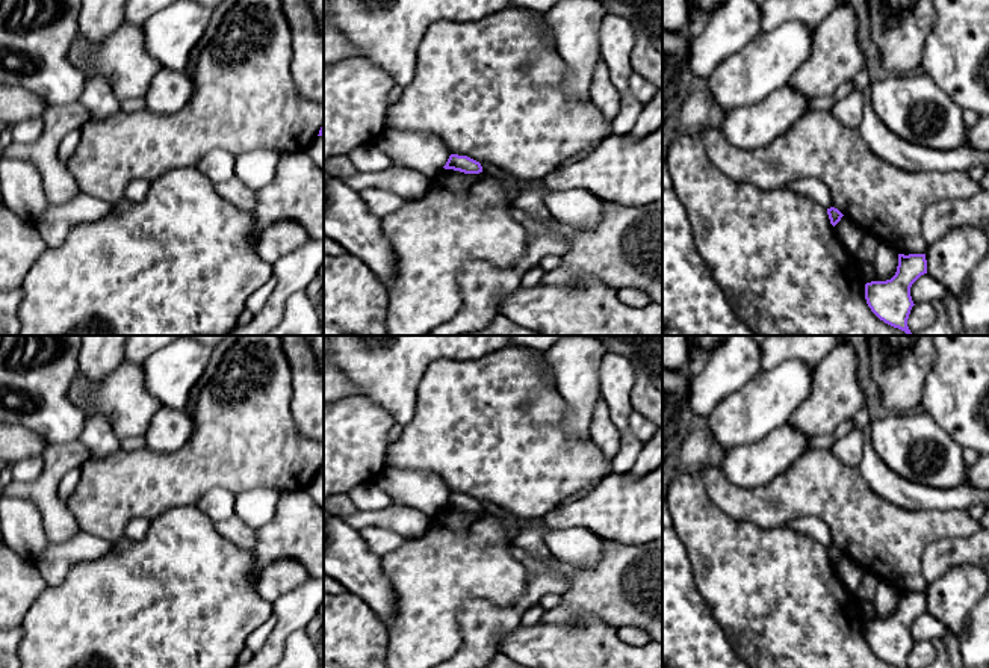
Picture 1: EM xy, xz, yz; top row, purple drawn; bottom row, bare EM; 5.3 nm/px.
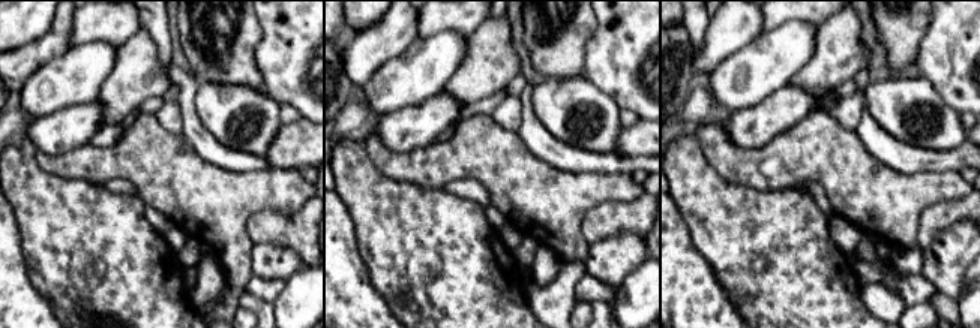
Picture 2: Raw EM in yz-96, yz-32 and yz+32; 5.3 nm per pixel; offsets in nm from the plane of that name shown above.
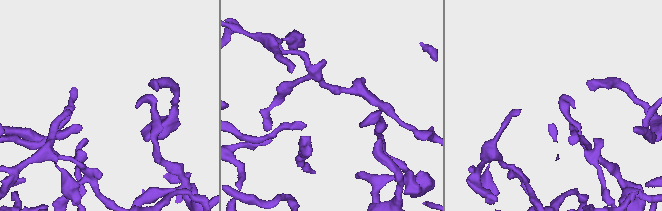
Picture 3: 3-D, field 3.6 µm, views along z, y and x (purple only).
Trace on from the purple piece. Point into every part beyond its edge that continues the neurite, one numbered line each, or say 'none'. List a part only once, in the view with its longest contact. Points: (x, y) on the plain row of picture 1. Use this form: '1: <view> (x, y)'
none

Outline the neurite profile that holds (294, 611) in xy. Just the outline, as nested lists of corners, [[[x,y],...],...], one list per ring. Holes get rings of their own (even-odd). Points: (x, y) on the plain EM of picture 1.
[[[310,577],[298,588],[281,595],[274,603],[277,623],[265,645],[246,663],[233,668],[272,668],[284,653],[284,644],[292,632],[305,629],[324,603],[324,579]]]

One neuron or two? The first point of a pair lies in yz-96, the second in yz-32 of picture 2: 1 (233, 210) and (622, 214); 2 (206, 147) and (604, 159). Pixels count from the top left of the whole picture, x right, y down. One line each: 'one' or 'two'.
1: two
2: one

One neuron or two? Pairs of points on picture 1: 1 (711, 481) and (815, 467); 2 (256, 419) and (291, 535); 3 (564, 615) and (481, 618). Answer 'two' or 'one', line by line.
1: one
2: two
3: two

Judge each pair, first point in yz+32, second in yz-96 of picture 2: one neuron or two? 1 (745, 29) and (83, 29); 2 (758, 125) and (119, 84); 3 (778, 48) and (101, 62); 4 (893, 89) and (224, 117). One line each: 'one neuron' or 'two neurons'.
1: two neurons
2: two neurons
3: one neuron
4: one neuron

